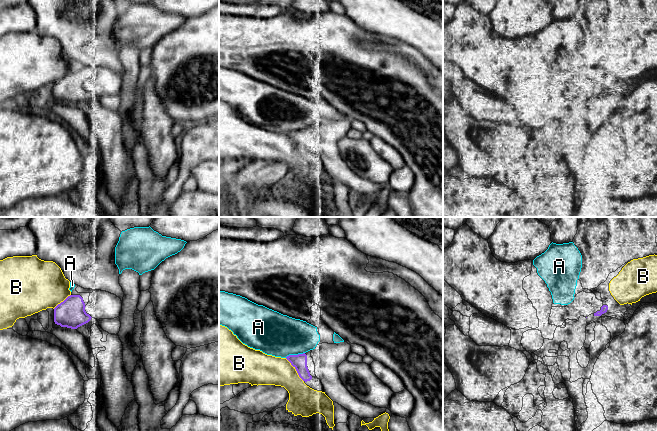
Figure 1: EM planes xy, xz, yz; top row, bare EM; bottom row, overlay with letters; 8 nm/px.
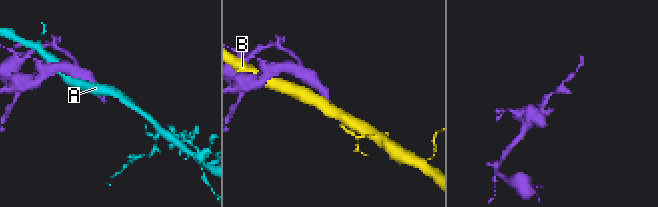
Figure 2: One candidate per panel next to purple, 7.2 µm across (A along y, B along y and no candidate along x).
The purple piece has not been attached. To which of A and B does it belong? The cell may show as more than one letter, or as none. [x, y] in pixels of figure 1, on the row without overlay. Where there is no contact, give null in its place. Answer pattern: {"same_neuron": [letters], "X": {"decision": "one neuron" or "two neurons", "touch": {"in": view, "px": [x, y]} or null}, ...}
{"same_neuron": [], "A": {"decision": "two neurons", "touch": {"in": "xz", "px": [294, 131]}}, "B": {"decision": "two neurons", "touch": {"in": "xz", "px": [296, 146]}}}

